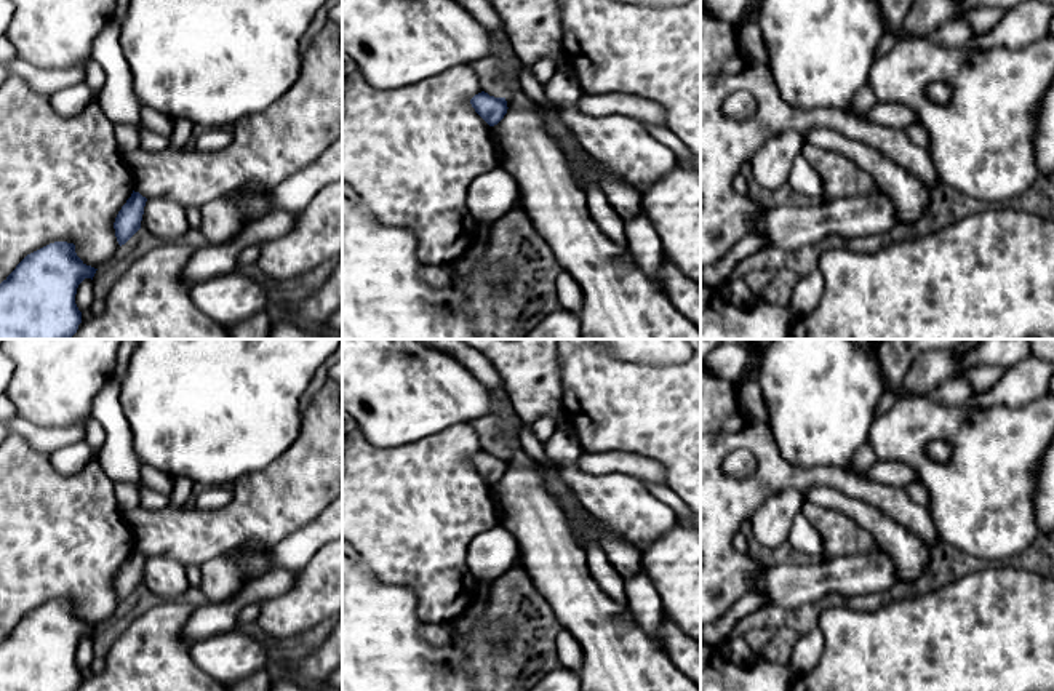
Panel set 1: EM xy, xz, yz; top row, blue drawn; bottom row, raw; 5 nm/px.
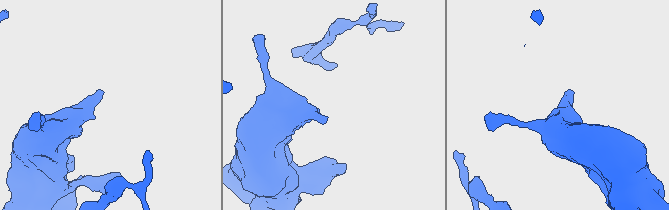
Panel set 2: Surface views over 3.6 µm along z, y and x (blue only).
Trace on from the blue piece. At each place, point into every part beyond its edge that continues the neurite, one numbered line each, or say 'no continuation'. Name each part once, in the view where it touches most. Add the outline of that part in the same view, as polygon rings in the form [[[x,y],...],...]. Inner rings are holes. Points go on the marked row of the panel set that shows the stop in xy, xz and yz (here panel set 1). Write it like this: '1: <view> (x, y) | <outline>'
no continuation

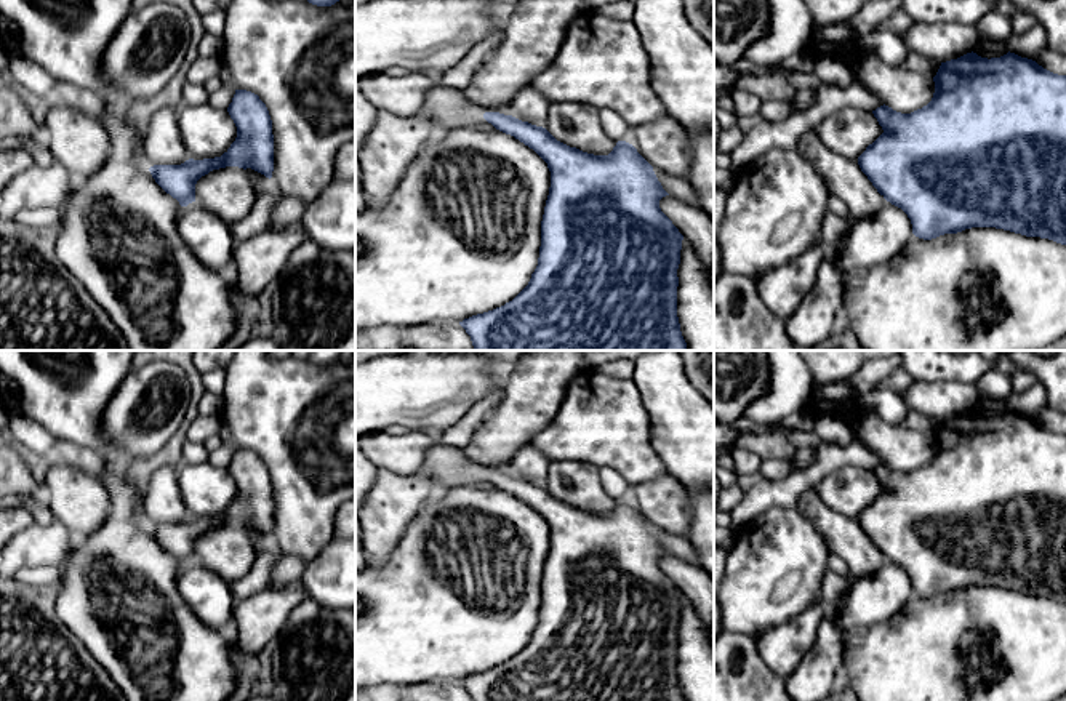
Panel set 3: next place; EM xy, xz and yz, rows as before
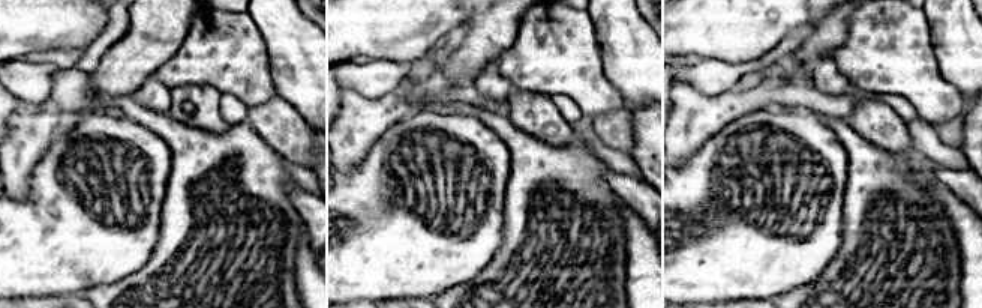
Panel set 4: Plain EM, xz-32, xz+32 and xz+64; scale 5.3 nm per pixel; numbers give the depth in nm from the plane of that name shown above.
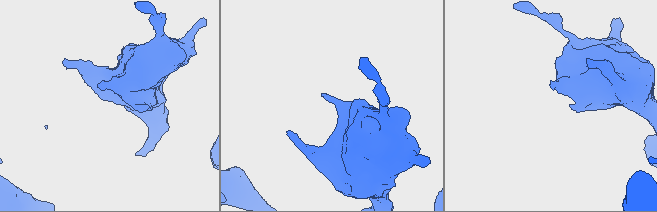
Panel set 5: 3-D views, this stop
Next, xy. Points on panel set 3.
1: xy (228, 192) | [[[238,166],[213,170],[195,184],[195,203],[213,211],[227,224],[245,218],[254,202],[251,181]]]

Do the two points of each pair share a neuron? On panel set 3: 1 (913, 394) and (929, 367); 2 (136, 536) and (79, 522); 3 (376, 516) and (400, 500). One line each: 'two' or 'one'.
1: two
2: two
3: one

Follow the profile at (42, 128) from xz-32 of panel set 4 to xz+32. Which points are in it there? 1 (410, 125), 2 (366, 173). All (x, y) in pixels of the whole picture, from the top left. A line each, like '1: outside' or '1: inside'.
1: outside
2: outside

